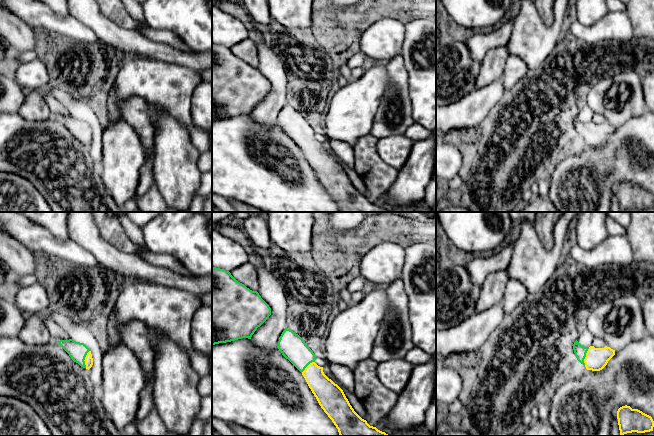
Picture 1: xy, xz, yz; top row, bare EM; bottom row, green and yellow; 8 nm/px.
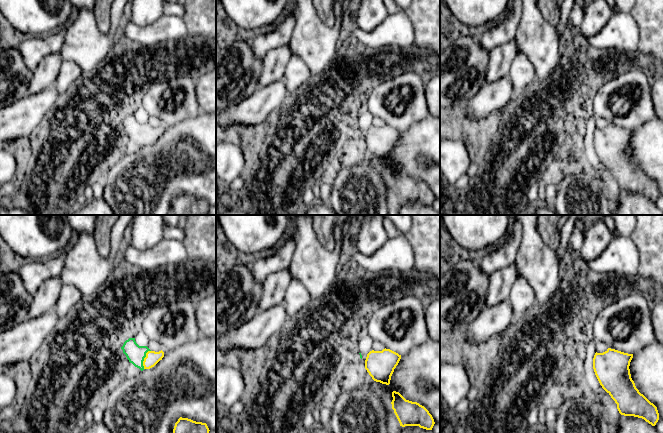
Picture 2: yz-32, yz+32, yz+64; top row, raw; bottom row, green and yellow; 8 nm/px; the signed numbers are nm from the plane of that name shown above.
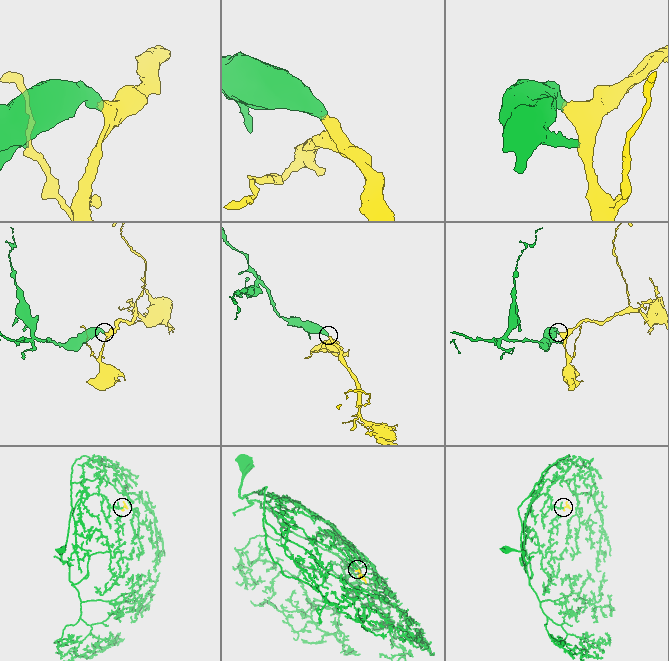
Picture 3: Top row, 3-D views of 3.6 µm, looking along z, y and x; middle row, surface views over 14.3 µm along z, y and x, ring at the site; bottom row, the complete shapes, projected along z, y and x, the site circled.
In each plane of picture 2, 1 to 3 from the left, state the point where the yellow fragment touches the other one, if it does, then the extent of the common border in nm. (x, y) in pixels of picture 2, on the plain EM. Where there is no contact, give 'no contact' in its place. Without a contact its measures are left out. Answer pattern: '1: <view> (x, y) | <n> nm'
1: yz-32 (143, 135) | 170 nm
2: no contact
3: no contact

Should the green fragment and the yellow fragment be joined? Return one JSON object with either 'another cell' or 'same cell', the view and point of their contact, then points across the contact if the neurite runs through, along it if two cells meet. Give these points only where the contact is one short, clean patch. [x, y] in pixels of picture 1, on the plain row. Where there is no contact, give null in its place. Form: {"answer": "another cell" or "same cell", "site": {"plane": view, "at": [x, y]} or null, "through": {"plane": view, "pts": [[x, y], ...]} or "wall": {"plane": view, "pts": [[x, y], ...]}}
{"answer": "same cell", "site": {"plane": "yz", "at": [585, 132]}, "through": {"plane": "yz", "pts": [[580, 127], [585, 132], [596, 135]]}}

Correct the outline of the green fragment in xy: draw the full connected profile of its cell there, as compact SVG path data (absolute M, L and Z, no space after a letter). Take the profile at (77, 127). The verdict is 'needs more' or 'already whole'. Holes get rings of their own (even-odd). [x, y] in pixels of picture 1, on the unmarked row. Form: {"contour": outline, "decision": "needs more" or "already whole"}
{"contour": "M73 115L60 116L57 119L69 130L71 135L81 143L88 146L92 143L92 130L84 119L76 118Z", "decision": "needs more"}

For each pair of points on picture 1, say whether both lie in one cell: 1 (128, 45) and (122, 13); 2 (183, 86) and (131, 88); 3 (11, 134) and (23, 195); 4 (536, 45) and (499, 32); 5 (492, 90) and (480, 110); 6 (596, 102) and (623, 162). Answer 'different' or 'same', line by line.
1: different
2: same
3: different
4: different
5: same
6: different

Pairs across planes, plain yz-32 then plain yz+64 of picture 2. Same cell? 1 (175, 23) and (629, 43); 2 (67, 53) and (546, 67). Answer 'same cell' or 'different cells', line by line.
1: same cell
2: same cell

